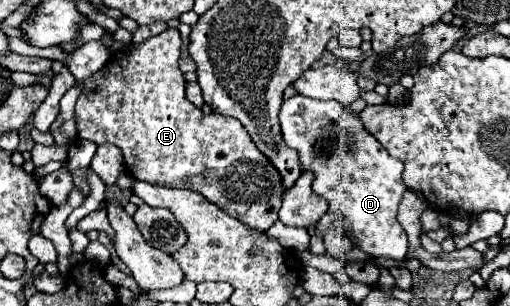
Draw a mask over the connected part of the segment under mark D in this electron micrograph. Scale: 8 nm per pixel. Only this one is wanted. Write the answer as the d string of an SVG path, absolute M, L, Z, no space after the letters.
M300 94L292 96L284 100L280 108L280 128L286 146L298 152L302 170L314 174L312 192L328 200L328 212L334 216L336 222L340 222L352 244L372 258L384 256L392 260L404 260L408 252L408 238L396 220L398 204L402 200L402 194L406 192L406 184L402 182L404 162L390 156L386 148L364 128L360 116L336 100L314 100Z

